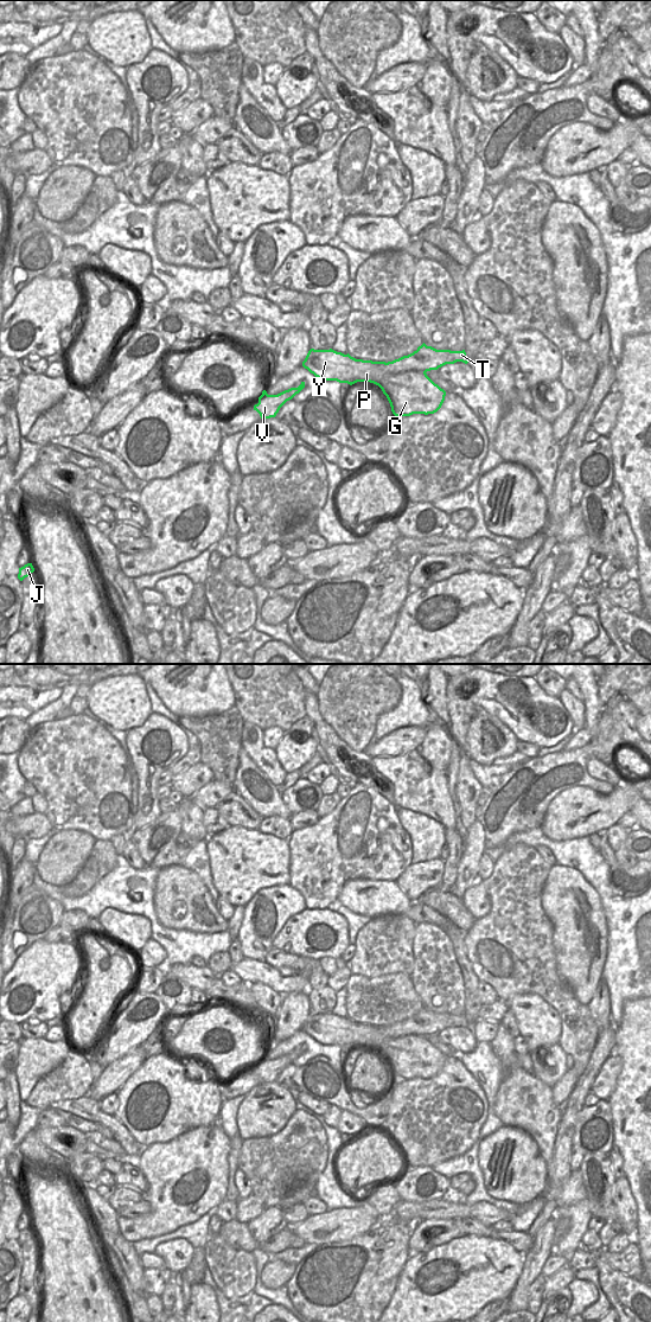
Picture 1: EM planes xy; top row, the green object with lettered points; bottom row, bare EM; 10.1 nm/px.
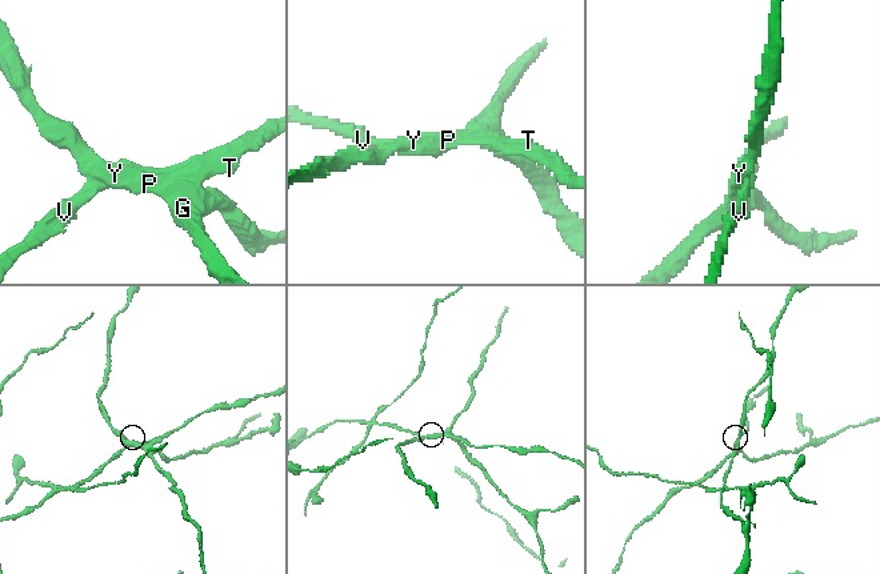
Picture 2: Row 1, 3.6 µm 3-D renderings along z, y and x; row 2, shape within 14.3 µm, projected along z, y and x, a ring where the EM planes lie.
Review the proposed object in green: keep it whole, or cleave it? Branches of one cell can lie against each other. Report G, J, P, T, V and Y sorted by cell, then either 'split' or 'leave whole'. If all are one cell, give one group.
G P Y / J T V | split

